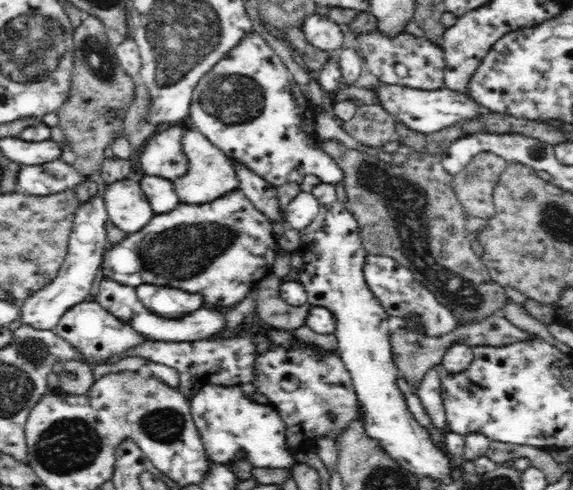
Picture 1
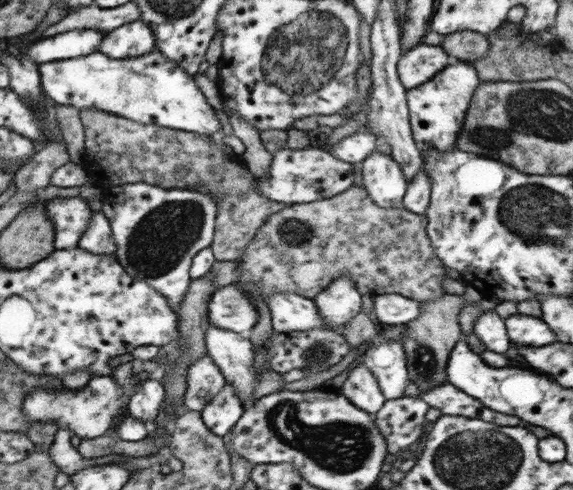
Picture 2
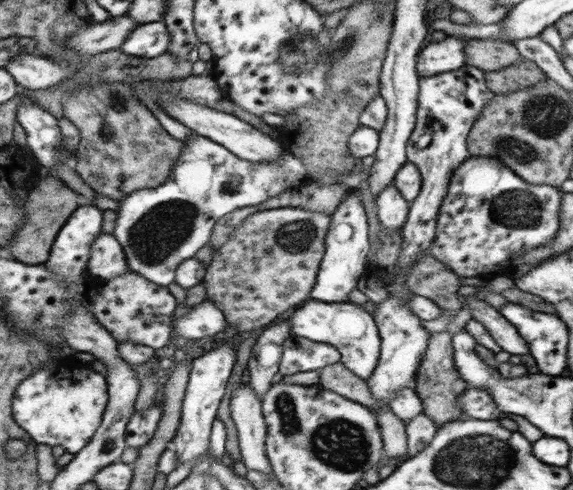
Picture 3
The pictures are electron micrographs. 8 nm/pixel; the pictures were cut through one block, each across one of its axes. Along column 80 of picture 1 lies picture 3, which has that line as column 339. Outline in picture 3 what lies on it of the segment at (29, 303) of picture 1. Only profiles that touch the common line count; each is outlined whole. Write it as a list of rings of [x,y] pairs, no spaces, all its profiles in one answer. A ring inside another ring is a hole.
[[[352,191],[331,214],[329,231],[325,236],[326,250],[322,258],[311,298],[325,303],[343,303],[349,299],[350,291],[361,288],[361,281],[367,271],[368,216],[362,205],[360,192]]]

